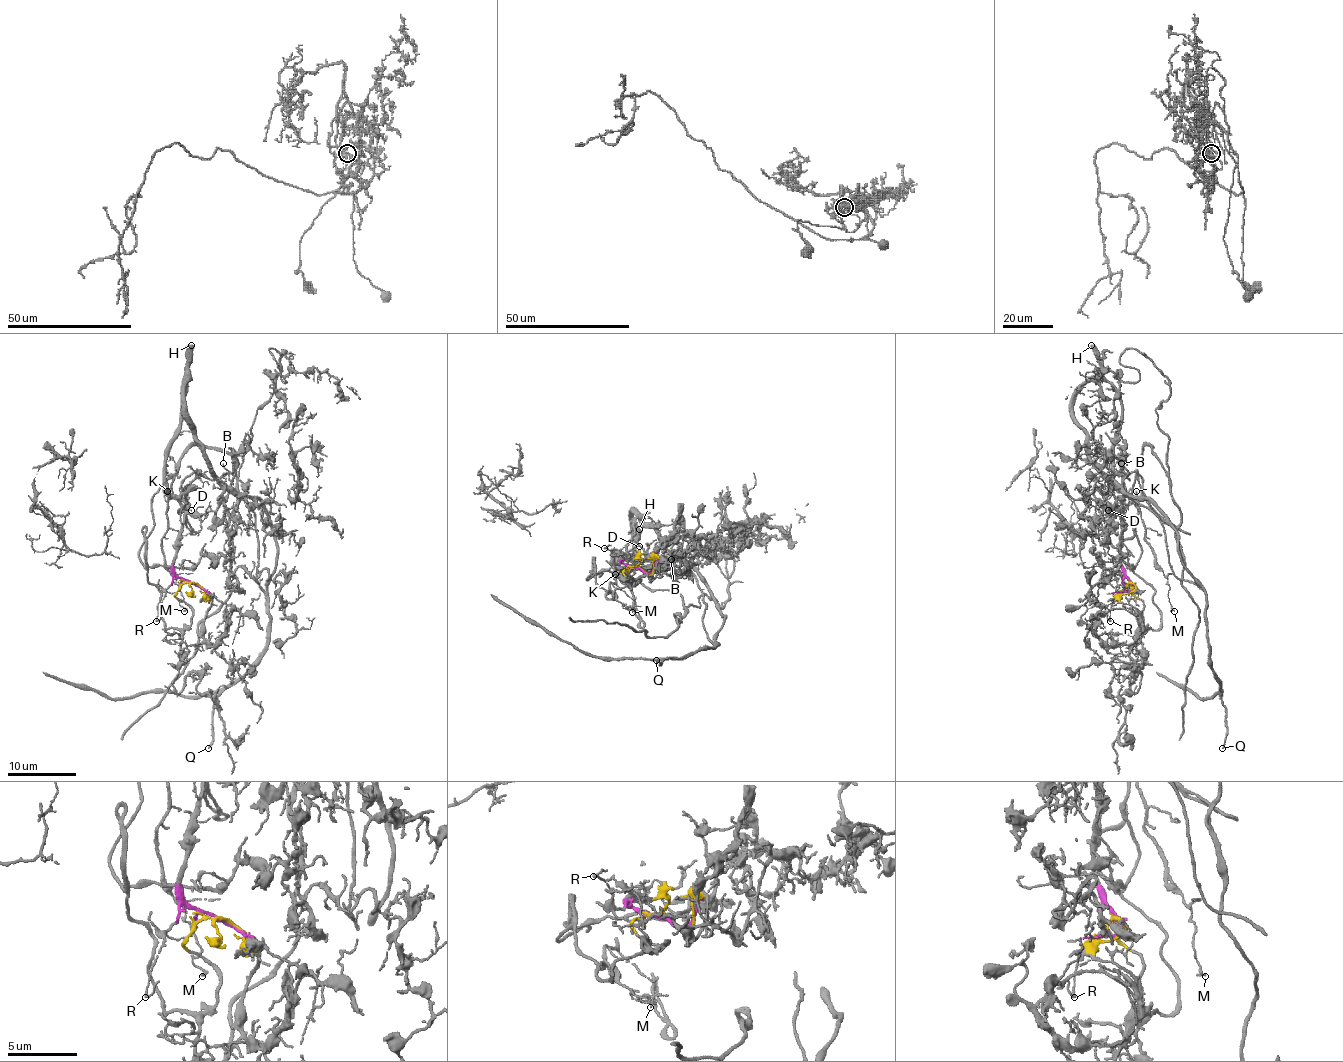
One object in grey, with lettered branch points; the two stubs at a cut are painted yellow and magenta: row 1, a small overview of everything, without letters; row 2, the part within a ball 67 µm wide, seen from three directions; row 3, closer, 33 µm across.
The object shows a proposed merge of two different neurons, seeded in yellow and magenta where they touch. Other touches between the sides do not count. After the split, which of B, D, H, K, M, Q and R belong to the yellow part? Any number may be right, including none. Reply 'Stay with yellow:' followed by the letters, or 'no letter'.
Stay with yellow: B

